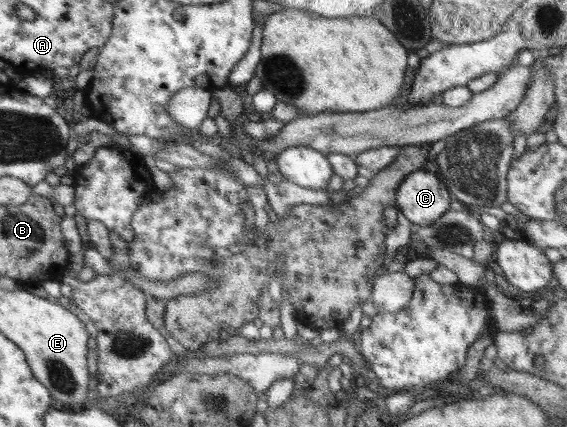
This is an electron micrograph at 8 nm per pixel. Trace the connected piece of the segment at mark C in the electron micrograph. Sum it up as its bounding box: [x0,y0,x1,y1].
[395,173,452,226]

